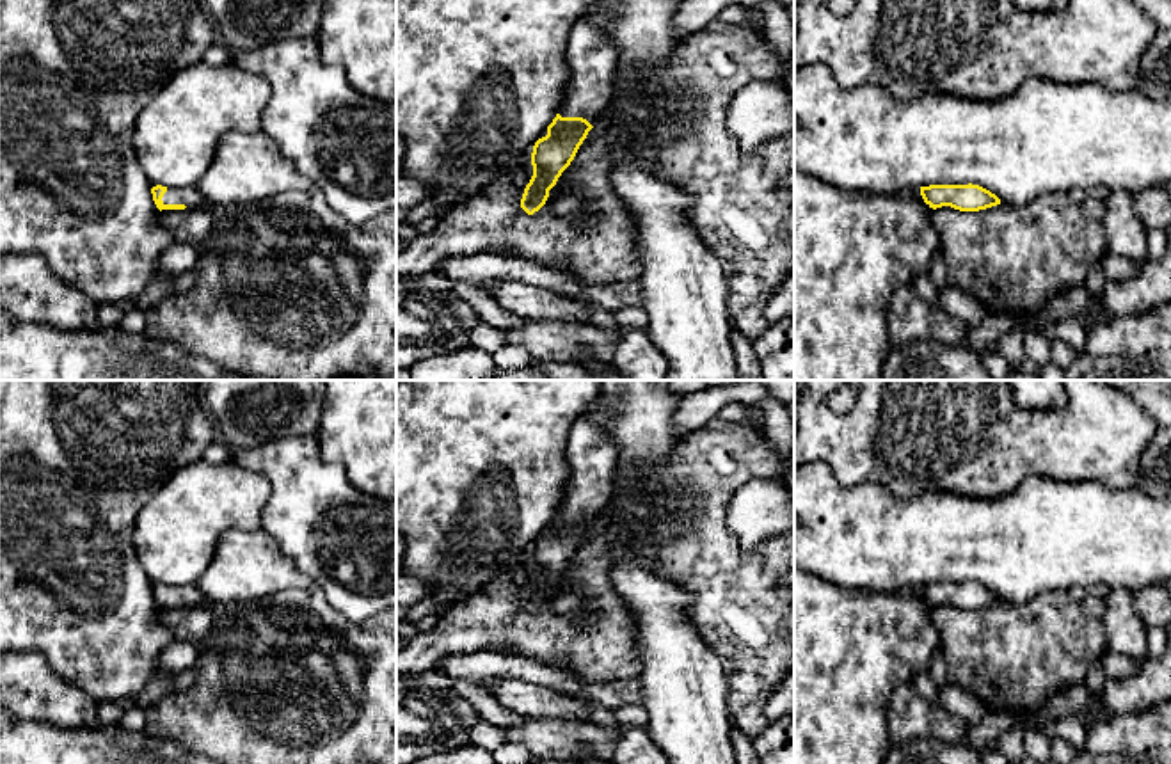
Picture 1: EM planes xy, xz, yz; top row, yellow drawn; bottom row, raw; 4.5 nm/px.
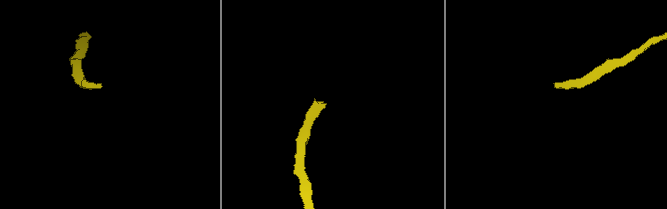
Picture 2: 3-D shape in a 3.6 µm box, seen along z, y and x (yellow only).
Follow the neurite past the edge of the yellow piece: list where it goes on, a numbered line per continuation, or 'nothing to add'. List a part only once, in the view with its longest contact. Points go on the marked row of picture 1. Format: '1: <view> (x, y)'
1: xy (189, 196)

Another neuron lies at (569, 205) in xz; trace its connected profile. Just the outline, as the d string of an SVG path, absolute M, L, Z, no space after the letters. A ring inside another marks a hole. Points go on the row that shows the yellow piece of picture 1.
M560 190L553 201L553 208L576 227L586 227L592 224L590 208L576 192Z

